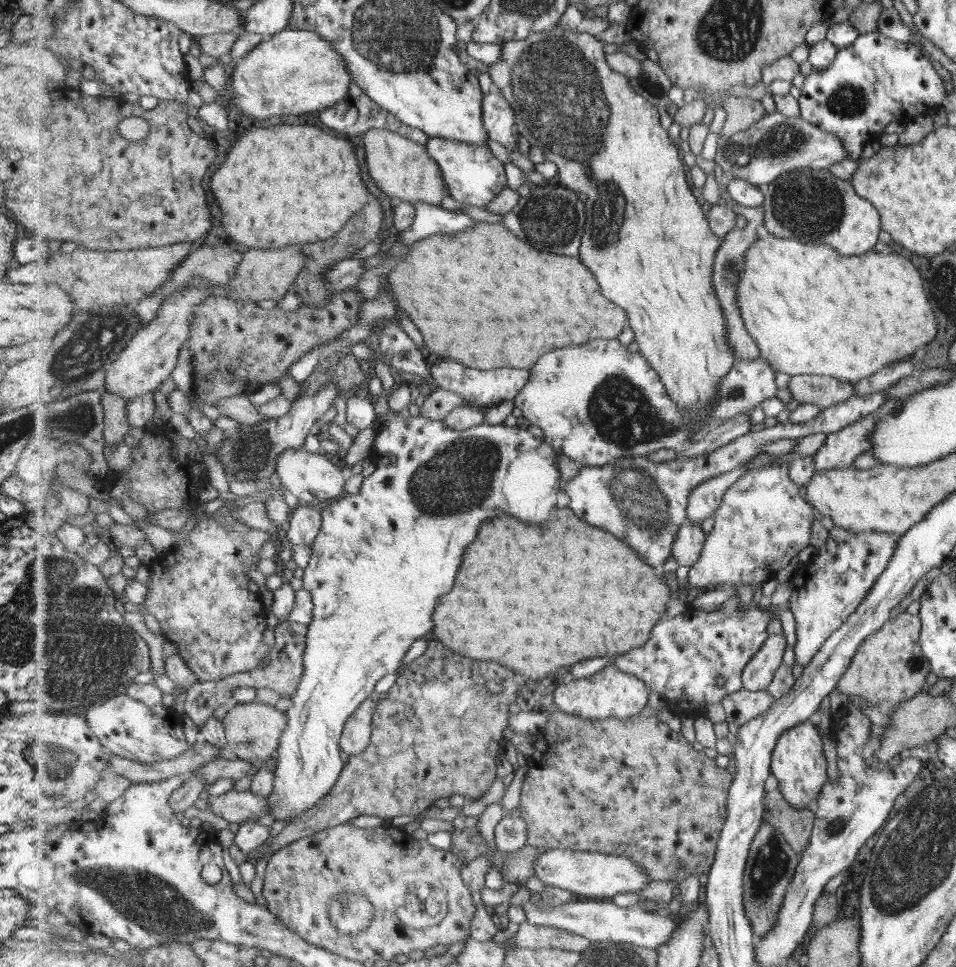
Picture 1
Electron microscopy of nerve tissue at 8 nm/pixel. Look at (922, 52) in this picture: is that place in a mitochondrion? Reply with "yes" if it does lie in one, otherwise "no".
no

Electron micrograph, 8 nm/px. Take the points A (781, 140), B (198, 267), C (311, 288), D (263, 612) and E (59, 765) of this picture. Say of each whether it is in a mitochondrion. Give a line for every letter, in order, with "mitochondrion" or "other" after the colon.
A: mitochondrion
B: mitochondrion
C: mitochondrion
D: other
E: mitochondrion

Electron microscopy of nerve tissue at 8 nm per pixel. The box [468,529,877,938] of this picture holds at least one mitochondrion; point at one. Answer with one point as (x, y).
(770, 868)

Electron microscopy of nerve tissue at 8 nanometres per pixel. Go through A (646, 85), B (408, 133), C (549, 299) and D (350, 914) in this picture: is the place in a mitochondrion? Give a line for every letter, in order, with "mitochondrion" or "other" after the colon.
A: other
B: other
C: other
D: mitochondrion

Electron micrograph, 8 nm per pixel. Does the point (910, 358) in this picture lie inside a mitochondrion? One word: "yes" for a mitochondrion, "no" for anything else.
no

